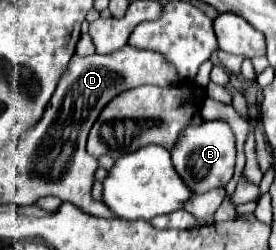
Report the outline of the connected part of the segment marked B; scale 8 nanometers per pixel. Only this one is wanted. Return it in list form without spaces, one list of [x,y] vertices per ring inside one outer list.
[[[221,119],[205,121],[199,127],[189,127],[181,141],[177,141],[177,149],[171,151],[175,171],[183,177],[185,185],[193,193],[207,193],[217,187],[225,187],[235,171],[235,137],[229,125]]]

